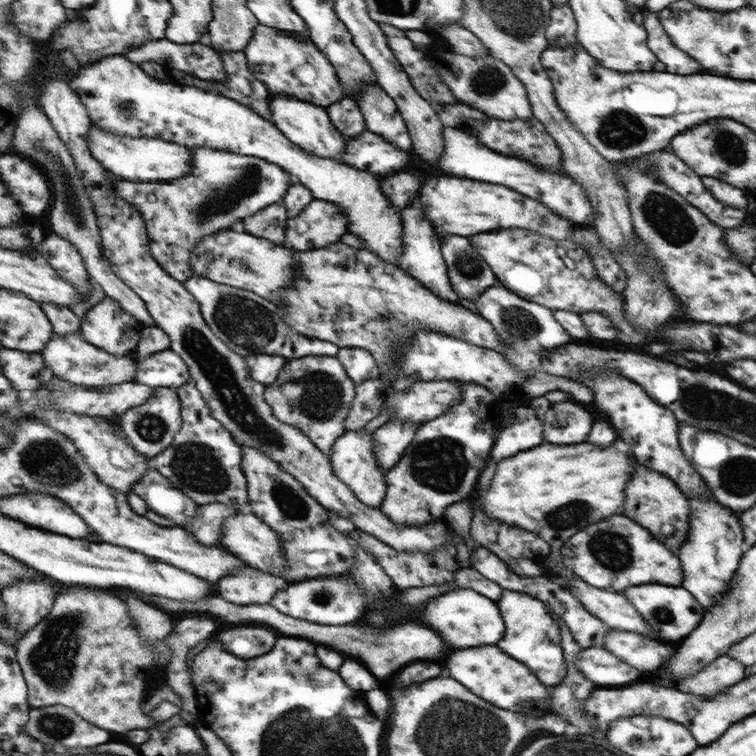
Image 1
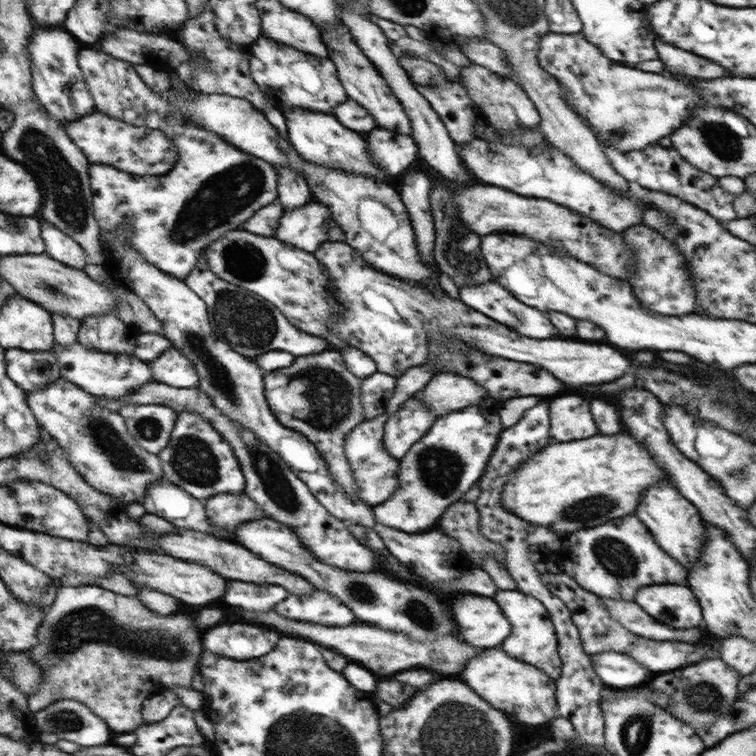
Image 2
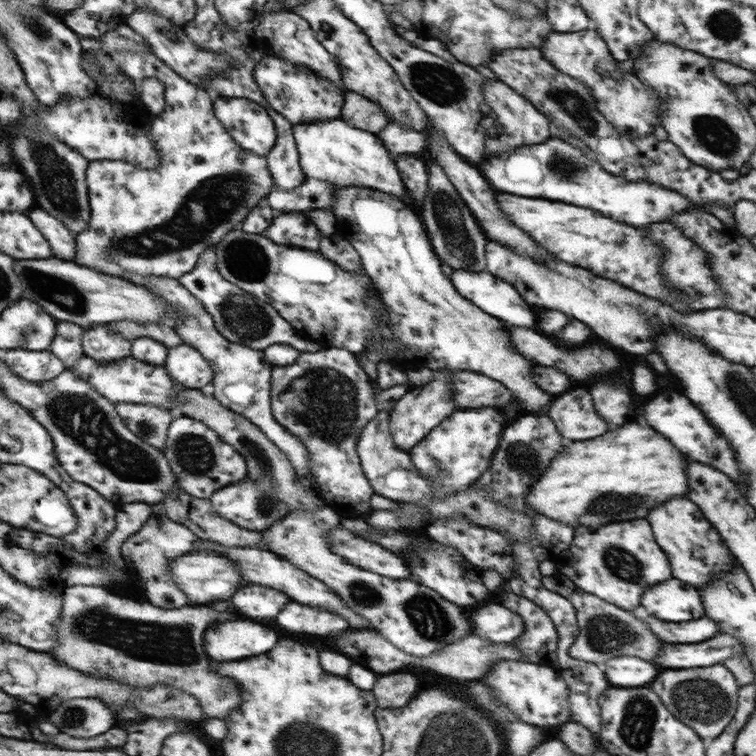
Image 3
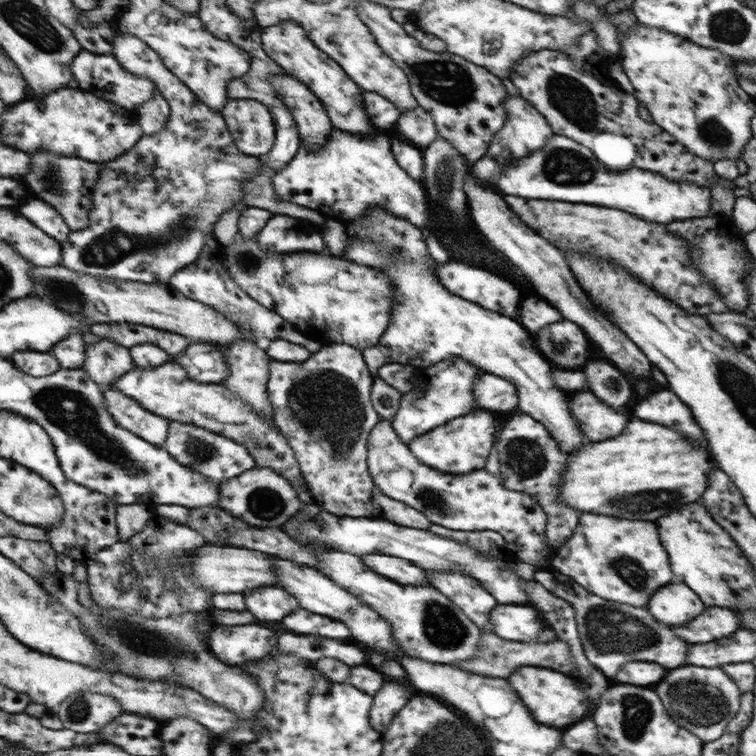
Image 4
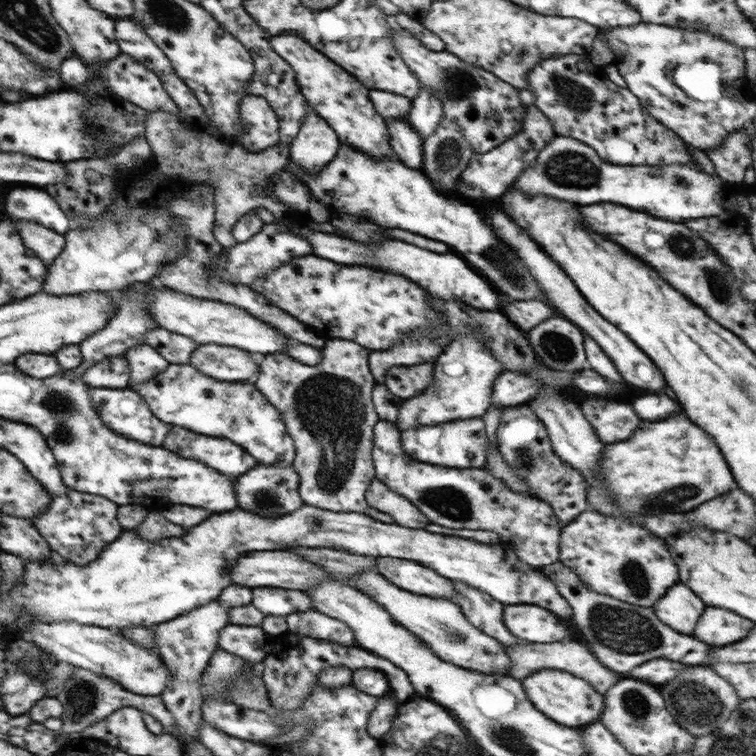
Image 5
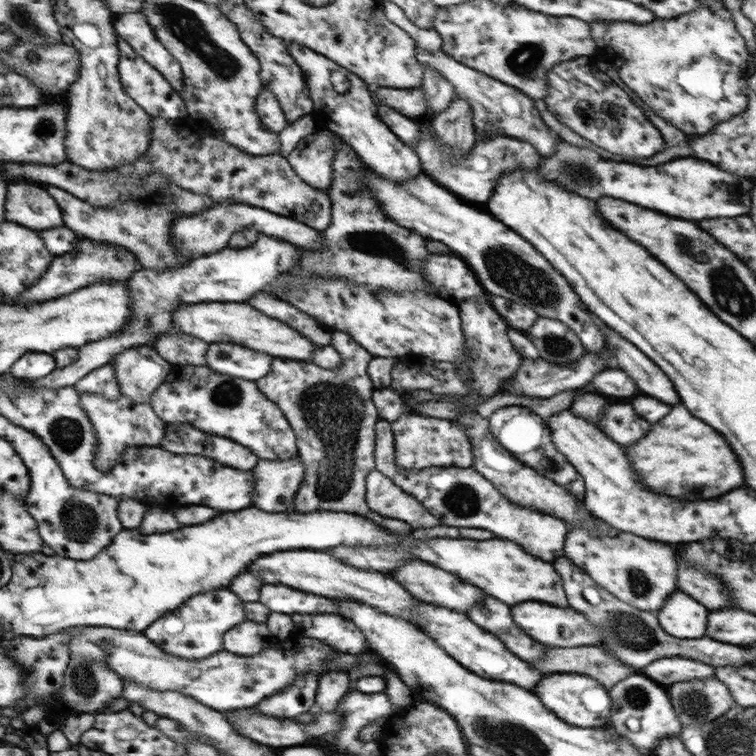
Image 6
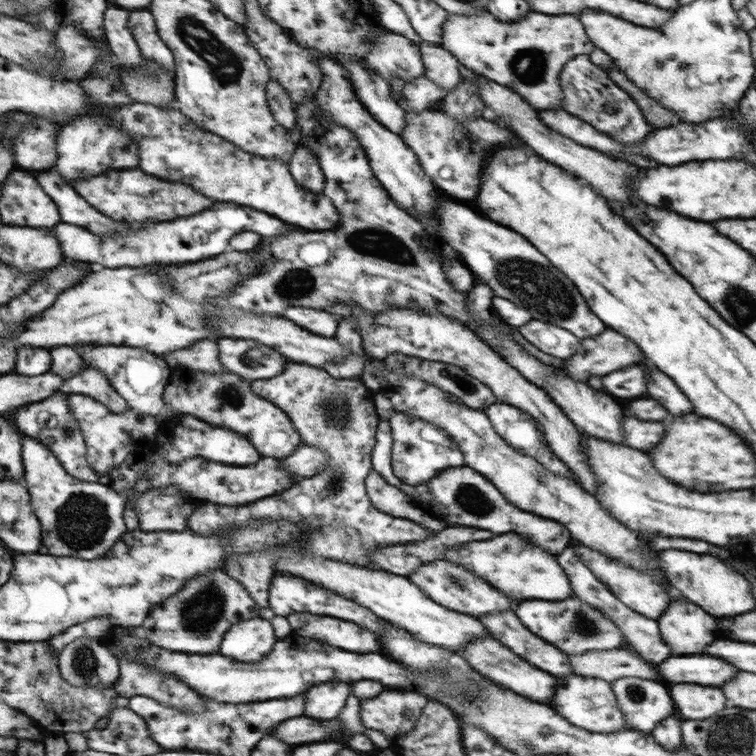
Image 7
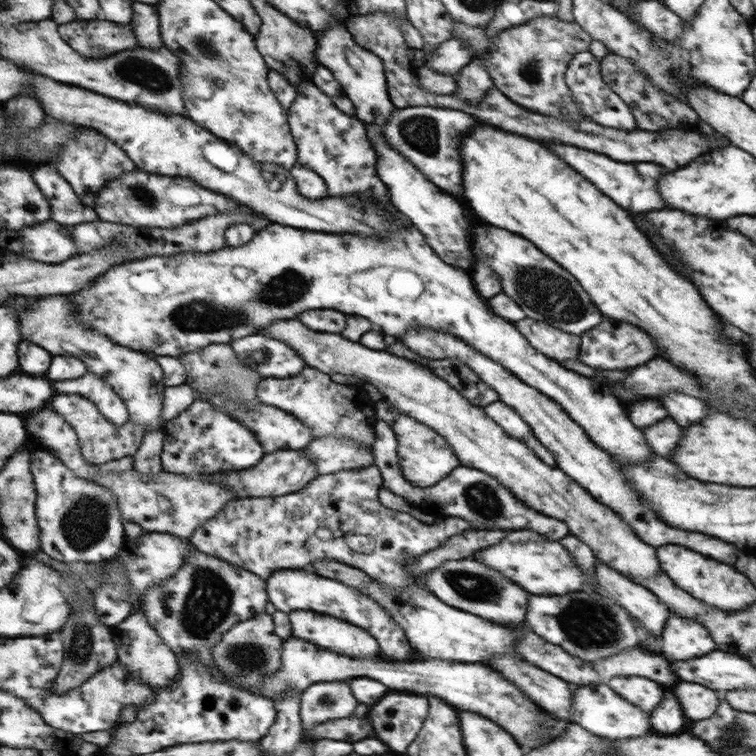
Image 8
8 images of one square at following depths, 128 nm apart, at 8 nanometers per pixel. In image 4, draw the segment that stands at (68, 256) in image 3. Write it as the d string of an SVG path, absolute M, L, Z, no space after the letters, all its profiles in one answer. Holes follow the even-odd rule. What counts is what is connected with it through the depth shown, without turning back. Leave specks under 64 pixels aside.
M29 198L21 204L21 214L25 214L29 220L33 220L37 226L47 234L56 238L63 246L69 239L72 230L63 219L63 216L41 198Z

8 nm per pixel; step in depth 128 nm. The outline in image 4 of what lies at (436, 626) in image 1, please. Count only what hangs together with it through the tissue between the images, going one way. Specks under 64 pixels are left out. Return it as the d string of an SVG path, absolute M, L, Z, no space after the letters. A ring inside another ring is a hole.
M497 604L495 610L489 614L489 622L493 624L495 635L505 640L531 640L537 638L539 632L543 632L543 616L539 610L525 605Z

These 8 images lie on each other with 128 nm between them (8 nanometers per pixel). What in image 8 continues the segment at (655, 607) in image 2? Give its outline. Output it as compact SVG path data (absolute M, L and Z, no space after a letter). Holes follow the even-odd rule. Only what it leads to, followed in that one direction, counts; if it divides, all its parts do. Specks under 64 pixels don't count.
M677 614L668 618L669 626L665 626L665 634L661 634L661 652L665 656L671 660L691 660L715 650L715 644L703 626Z

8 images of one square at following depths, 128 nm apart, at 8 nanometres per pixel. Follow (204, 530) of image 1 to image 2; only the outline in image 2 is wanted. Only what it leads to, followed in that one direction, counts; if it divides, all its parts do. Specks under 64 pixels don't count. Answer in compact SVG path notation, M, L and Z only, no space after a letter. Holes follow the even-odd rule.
M244 492L217 493L204 500L205 515L217 529L233 532L239 524L265 518L263 509Z

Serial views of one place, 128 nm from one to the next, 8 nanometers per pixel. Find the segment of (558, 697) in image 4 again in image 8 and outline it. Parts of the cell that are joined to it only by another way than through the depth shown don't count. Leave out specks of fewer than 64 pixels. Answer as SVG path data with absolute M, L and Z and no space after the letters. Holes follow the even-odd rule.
M603 682L597 685L577 686L572 697L572 723L583 727L590 734L615 741L655 734L652 730L650 715L632 703L625 702Z

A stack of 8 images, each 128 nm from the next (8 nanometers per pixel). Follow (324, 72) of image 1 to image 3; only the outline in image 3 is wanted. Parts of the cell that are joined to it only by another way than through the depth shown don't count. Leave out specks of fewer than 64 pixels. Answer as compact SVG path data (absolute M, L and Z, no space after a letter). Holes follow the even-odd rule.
M266 51L263 58L253 66L253 79L272 110L281 113L292 125L313 124L340 116L343 93L325 78L317 76L317 72L311 68L295 66Z

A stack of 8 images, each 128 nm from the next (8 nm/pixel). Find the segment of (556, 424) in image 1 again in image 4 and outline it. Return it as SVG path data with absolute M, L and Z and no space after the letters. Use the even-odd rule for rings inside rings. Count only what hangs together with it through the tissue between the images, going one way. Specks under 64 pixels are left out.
M579 392L573 398L570 396L569 406L572 407L572 415L580 426L581 434L591 442L607 440L621 434L629 420L625 412L601 404L589 392Z

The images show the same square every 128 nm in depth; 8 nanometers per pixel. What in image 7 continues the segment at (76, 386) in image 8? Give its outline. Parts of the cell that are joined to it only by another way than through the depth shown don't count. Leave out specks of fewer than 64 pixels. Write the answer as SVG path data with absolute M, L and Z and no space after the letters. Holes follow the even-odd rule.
M87 368L83 372L65 381L59 392L69 395L84 394L95 398L108 406L115 414L129 409L129 403L116 391L108 375L97 368Z

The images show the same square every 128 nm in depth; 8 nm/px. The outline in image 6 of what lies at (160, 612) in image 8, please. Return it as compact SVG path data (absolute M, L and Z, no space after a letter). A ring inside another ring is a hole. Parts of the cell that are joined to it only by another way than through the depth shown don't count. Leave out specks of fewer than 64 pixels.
M219 588L197 593L197 596L181 604L174 612L169 612L166 616L161 616L159 621L153 622L144 633L165 650L165 653L196 661L219 652L223 648L224 633L245 621L246 617L241 599L227 588Z

